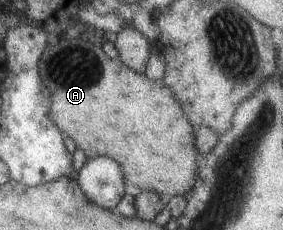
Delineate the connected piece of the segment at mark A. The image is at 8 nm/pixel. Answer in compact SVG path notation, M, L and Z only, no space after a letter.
M75 33L61 35L53 39L53 43L47 43L45 49L40 53L37 71L39 72L41 83L45 86L45 89L47 89L50 95L48 114L51 117L51 121L59 128L59 131L63 135L67 135L67 137L73 141L77 149L81 149L87 159L97 156L110 157L121 168L124 181L129 181L129 183L137 185L141 192L157 192L161 197L167 198L176 195L183 196L186 191L191 189L191 186L196 181L196 157L199 154L194 146L195 127L189 123L187 116L183 113L177 100L172 95L172 91L167 86L148 80L144 74L134 72L119 59L109 59L103 50L101 51L101 49L95 47L95 45L89 45L89 41L81 41Z

